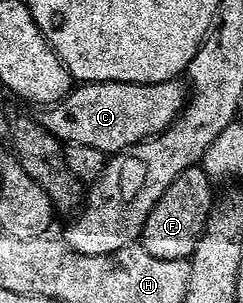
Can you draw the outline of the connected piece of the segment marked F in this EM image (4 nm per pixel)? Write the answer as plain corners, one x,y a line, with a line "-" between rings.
191,165
170,187
166,187
166,195
154,203
150,215
140,232
139,244
144,246
154,259
188,259
206,227
206,219
212,210
214,200
214,182
200,165

